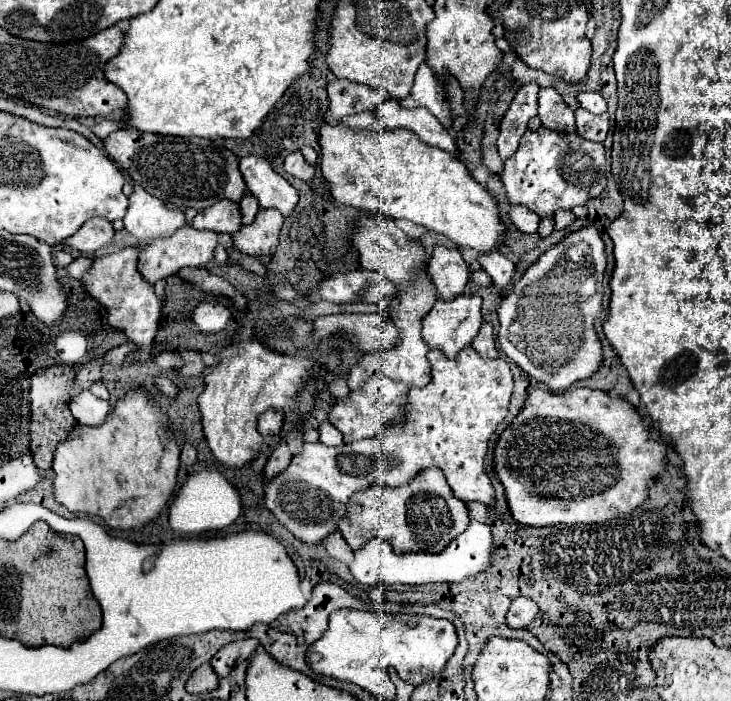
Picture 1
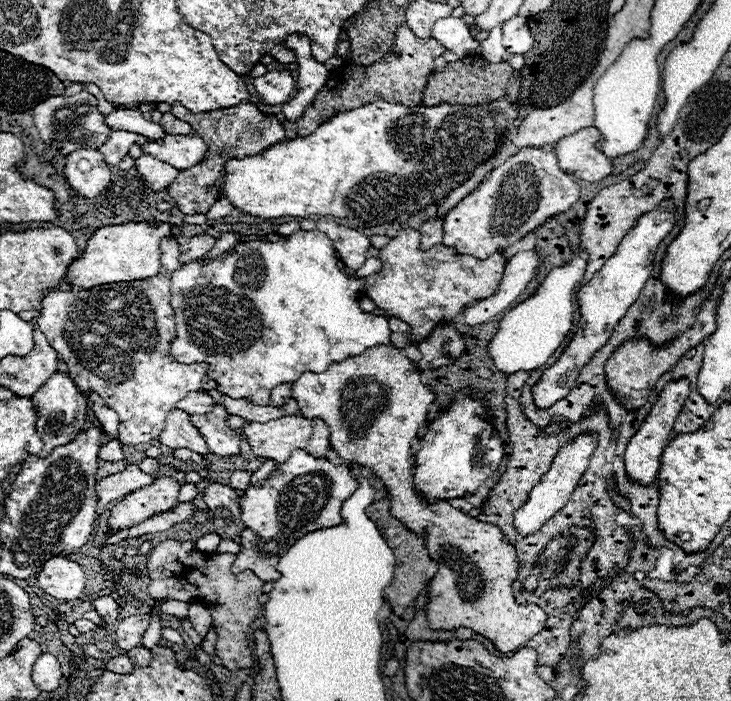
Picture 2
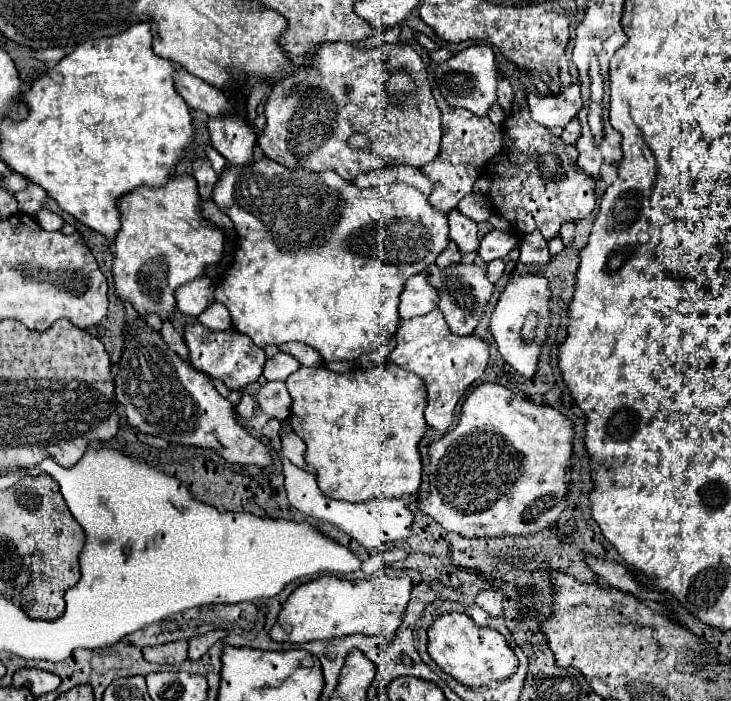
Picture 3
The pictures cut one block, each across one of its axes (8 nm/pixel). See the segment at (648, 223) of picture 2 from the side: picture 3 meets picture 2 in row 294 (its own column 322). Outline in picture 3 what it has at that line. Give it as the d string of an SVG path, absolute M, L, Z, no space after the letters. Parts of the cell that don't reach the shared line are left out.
M322 576L318 580L300 584L284 602L270 638L274 642L310 642L324 638L338 638L346 634L380 636L390 642L396 628L402 622L402 614L408 606L412 580L400 578L372 578L372 580L340 580L334 576Z

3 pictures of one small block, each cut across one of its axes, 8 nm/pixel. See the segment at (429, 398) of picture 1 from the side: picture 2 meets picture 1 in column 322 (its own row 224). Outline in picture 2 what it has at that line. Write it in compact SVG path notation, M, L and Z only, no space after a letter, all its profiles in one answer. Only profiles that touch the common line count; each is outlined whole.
M522 148L514 156L510 156L504 164L496 166L486 180L482 180L476 190L472 190L466 198L462 198L444 220L444 244L454 246L460 254L468 254L474 258L488 258L496 250L506 250L516 240L544 224L546 218L560 214L568 210L580 196L580 186L576 184L576 178L568 172L564 172L558 166L558 156L554 150L544 152L542 148Z

